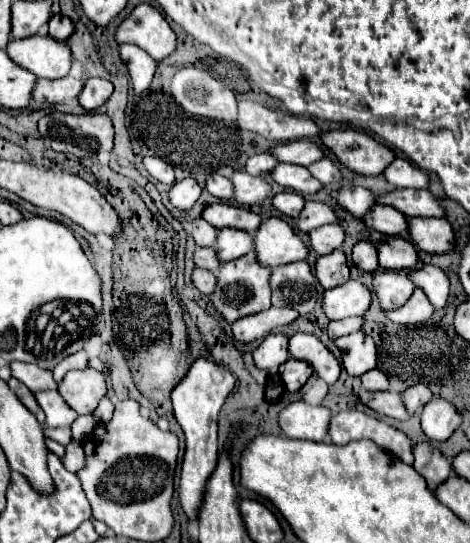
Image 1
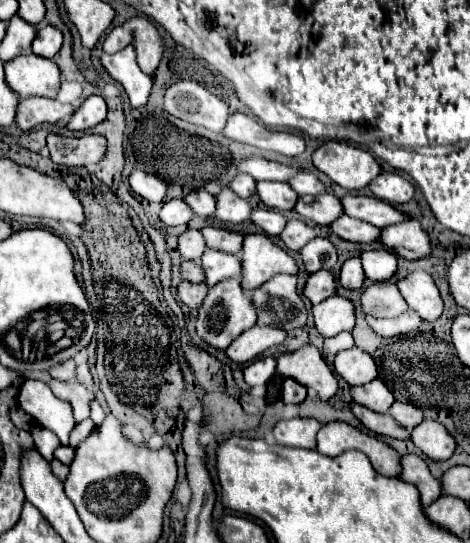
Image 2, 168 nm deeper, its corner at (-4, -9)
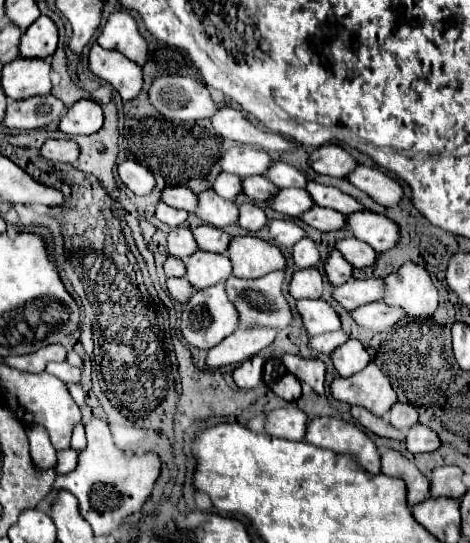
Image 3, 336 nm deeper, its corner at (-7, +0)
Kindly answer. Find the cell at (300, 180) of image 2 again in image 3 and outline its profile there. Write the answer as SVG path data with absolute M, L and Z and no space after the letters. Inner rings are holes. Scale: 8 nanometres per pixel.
M281 161L271 163L265 177L271 183L275 183L275 187L279 187L279 189L283 189L283 187L305 187L307 185L307 177L299 169L291 167L287 163L281 163Z

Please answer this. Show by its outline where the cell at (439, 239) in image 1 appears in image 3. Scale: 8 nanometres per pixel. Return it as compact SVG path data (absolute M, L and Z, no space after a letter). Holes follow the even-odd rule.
M357 211L345 215L345 229L359 241L371 245L377 253L391 249L399 239L399 227L383 215L371 211Z

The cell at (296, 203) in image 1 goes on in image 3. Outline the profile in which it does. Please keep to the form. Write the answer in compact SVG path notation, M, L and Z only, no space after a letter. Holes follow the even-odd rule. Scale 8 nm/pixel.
M243 203L239 205L239 219L237 219L237 225L255 233L259 231L263 225L267 223L267 217L265 217L265 211L259 209L257 205L253 203Z

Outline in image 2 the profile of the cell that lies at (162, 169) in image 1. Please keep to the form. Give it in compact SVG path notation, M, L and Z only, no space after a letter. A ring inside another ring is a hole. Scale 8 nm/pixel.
M132 170L132 174L128 176L128 184L134 194L138 194L140 198L144 198L148 202L162 202L166 198L168 184L154 174L146 174L142 170Z

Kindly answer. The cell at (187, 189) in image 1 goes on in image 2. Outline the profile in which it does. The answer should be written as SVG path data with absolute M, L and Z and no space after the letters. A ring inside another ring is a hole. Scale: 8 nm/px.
M182 198L168 200L164 204L164 208L160 210L160 220L166 226L182 226L182 224L188 224L192 220L192 216L194 216L192 208L188 208L188 204L184 204Z

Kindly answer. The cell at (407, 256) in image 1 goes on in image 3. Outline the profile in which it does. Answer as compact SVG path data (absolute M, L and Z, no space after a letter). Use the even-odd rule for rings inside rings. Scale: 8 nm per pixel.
M337 239L335 241L335 245L333 245L335 249L339 249L339 253L353 265L353 267L357 267L357 269L363 269L363 267L369 267L369 265L373 265L375 263L375 259L377 259L377 253L371 249L371 247L367 247L367 243L363 243L363 241L359 241L359 239Z

